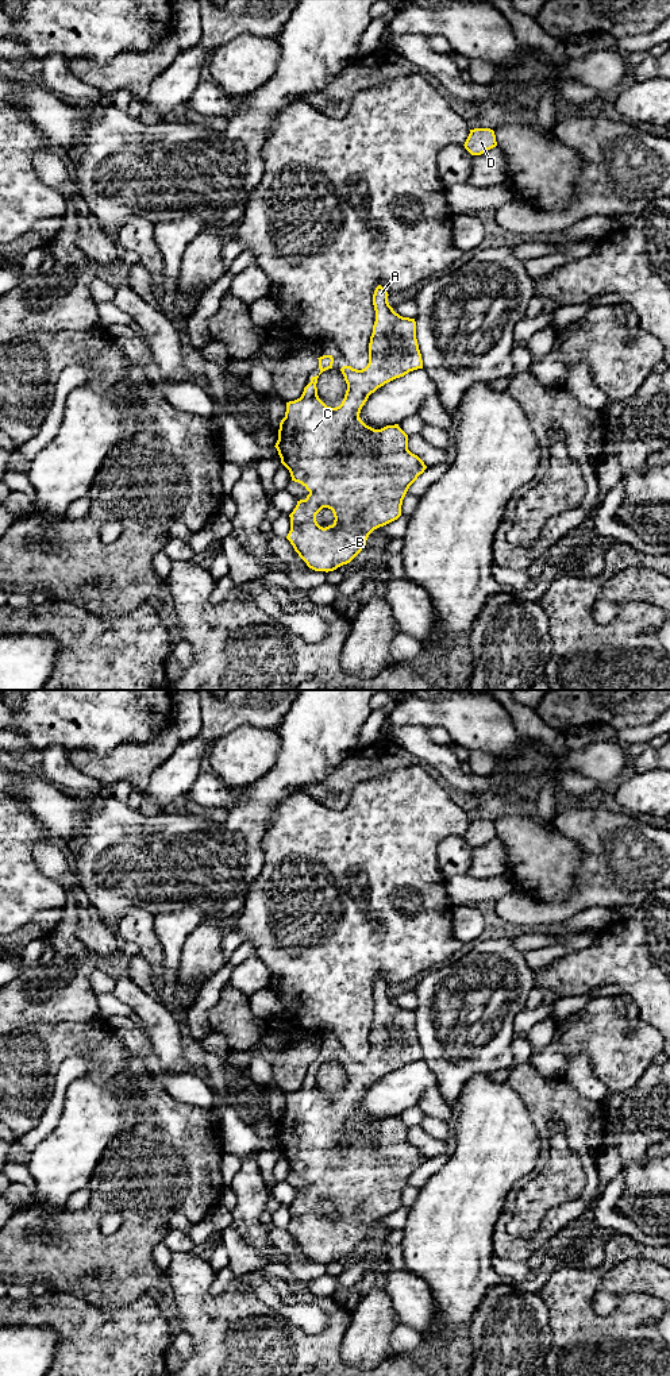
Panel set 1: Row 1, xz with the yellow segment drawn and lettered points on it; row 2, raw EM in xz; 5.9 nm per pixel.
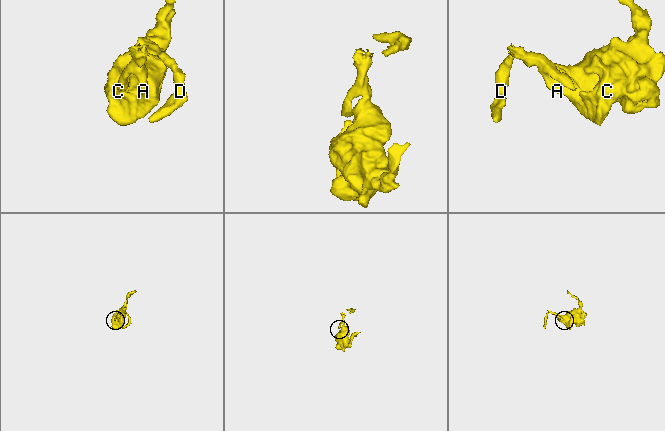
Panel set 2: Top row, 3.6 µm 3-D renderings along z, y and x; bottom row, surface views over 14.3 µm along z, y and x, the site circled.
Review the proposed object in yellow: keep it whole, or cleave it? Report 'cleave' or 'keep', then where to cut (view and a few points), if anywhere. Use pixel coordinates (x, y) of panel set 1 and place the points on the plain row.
keep | no cut

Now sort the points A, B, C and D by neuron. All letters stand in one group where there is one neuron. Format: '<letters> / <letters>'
A B C D

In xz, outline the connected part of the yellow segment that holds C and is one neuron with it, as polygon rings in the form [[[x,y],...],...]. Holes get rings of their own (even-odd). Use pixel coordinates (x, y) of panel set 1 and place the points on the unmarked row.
[[[381,976],[376,979],[373,986],[376,1013],[369,1034],[367,1057],[362,1061],[353,1060],[351,1057],[340,1060],[347,1075],[342,1095],[331,1099],[317,1087],[317,1069],[323,1063],[332,1060],[334,1055],[332,1047],[323,1047],[317,1049],[320,1064],[311,1069],[300,1090],[286,1094],[285,1109],[280,1114],[278,1132],[274,1138],[278,1142],[281,1155],[289,1161],[292,1172],[301,1175],[309,1183],[305,1191],[297,1192],[296,1199],[289,1206],[290,1222],[286,1230],[307,1257],[315,1263],[328,1264],[350,1254],[366,1237],[366,1232],[374,1221],[397,1211],[401,1207],[403,1191],[409,1177],[427,1160],[424,1153],[408,1141],[408,1126],[398,1115],[374,1121],[359,1109],[369,1087],[378,1079],[404,1068],[409,1063],[423,1060],[416,1030],[416,1013],[396,1005],[388,994],[388,987],[388,983]],[[323,1199],[331,1200],[335,1209],[334,1215],[326,1219],[320,1218],[316,1213],[316,1206]]]

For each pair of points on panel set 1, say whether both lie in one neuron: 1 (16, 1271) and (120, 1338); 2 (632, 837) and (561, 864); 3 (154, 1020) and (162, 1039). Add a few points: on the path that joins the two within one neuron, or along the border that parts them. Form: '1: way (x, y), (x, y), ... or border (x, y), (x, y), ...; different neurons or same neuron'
1: border (49, 1287), (53, 1288); different neurons
2: border (561, 833), (584, 851), (573, 885); different neurons
3: way (158, 1024), (162, 1035); same neuron

